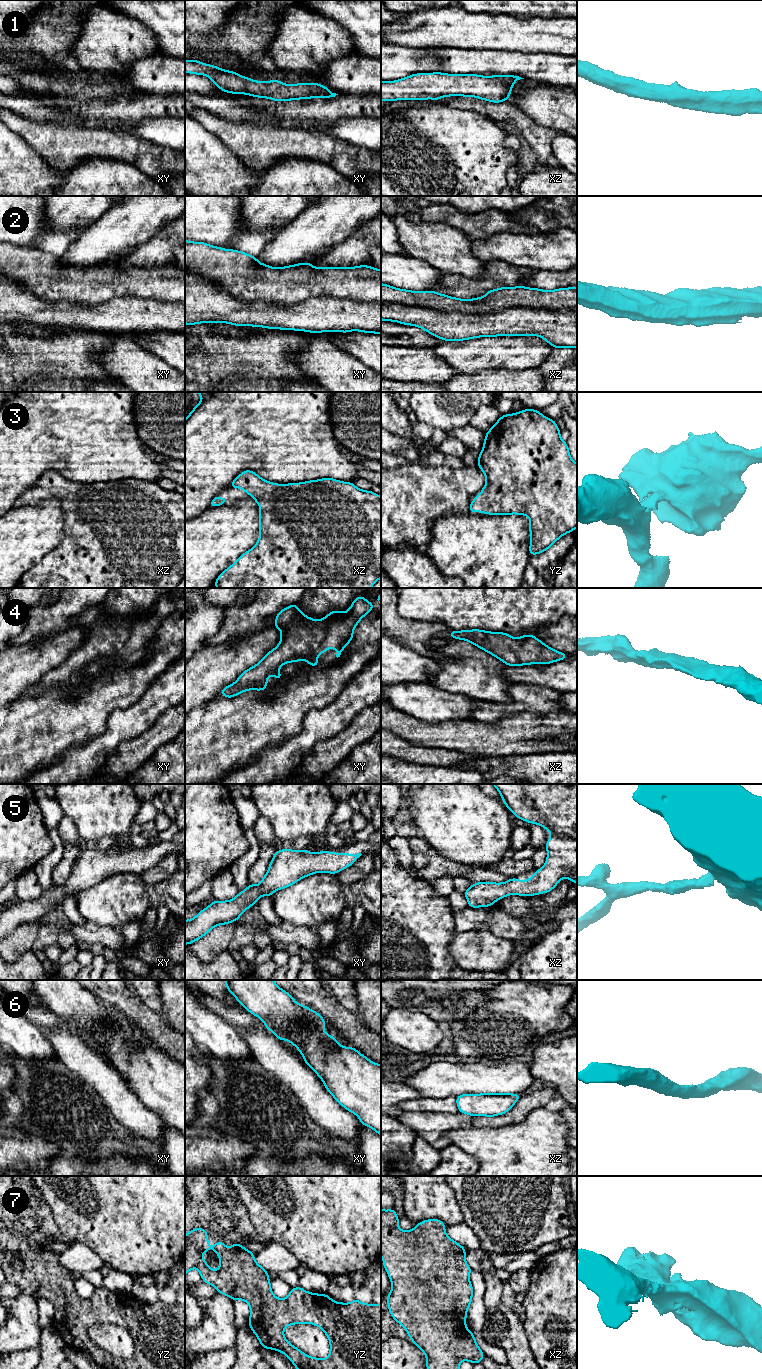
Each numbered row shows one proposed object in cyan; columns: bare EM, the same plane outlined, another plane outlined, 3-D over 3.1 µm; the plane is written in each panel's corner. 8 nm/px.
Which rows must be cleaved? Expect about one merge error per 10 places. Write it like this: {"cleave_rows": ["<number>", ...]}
{"cleave_rows": ["2", "6"]}

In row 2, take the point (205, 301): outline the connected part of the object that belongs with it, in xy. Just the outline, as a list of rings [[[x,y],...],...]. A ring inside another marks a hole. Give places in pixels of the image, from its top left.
[[[185,270],[185,324],[218,322],[310,333],[361,331],[381,334],[381,303],[332,297],[313,297],[291,305],[261,301],[250,303],[232,297],[217,283],[204,276]]]

